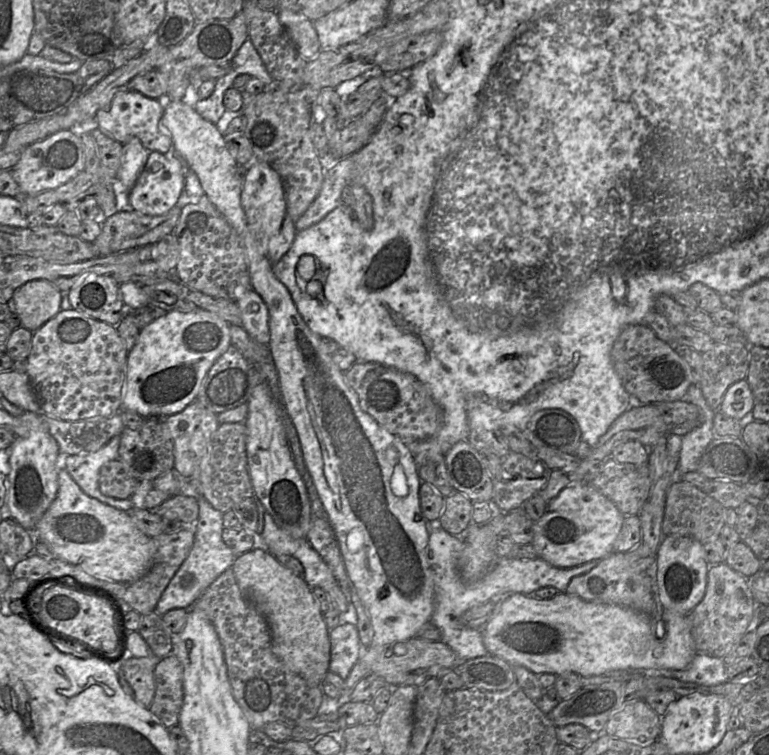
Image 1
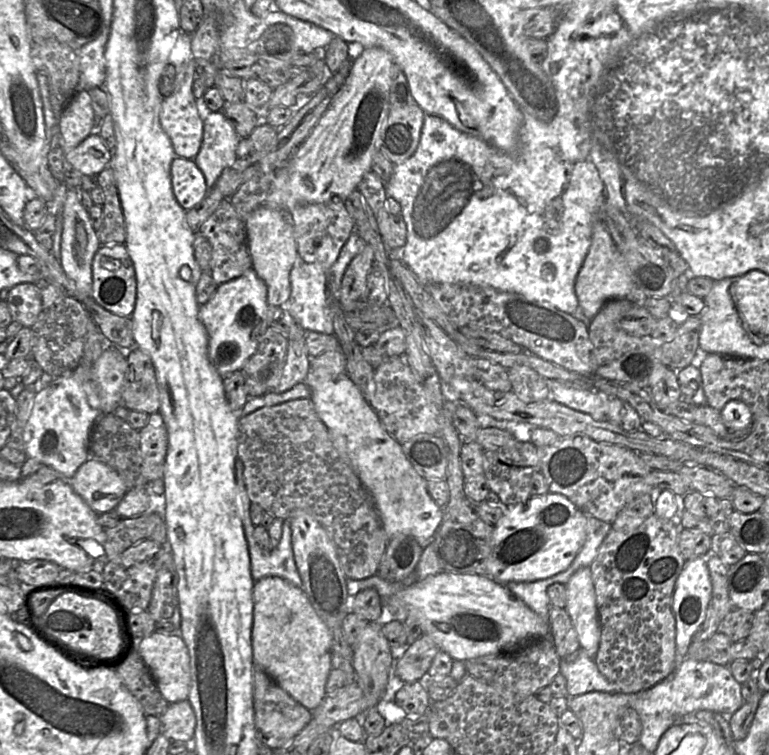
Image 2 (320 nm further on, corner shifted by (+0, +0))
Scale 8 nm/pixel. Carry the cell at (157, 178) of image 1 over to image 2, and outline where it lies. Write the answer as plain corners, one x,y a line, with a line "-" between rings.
174,158
171,184
177,202
186,211
199,204
209,192
203,172
191,159

